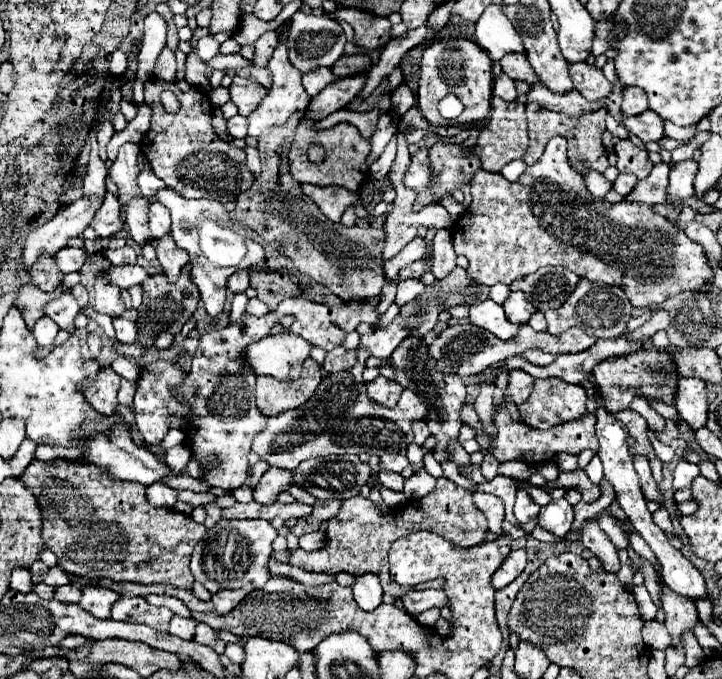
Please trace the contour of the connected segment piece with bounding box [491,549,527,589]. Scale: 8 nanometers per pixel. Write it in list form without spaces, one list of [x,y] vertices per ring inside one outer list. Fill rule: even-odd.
[[[515,549],[507,555],[507,559],[501,563],[501,567],[493,573],[493,587],[495,589],[503,589],[507,587],[515,577],[521,575],[521,571],[525,569],[525,563],[527,563],[527,553],[525,549]]]

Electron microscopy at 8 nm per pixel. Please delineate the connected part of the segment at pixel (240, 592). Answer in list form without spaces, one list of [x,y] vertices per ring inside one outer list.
[[[243,588],[238,589],[221,589],[217,593],[213,593],[211,601],[215,605],[215,613],[229,613],[243,597],[246,597],[249,594],[249,591]]]

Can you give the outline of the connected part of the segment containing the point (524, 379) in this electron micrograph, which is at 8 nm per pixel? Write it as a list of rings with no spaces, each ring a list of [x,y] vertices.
[[[517,369],[517,371],[513,371],[511,375],[509,375],[509,385],[507,385],[507,395],[519,405],[519,403],[523,403],[525,399],[527,399],[527,395],[531,395],[531,391],[533,391],[533,377],[531,375],[527,375],[525,371],[521,371],[521,369]]]

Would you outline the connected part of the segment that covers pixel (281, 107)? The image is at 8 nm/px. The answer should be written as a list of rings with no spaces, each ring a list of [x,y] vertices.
[[[285,25],[285,31],[283,31],[283,39],[279,41],[279,45],[275,47],[275,53],[269,61],[269,71],[273,75],[273,87],[269,89],[267,97],[261,101],[261,105],[247,117],[249,121],[249,135],[257,137],[257,131],[263,131],[265,127],[271,127],[271,125],[279,125],[279,117],[277,115],[293,115],[295,111],[305,111],[307,105],[309,105],[309,95],[307,91],[303,89],[301,85],[301,73],[289,63],[289,57],[287,57],[287,31],[289,27]]]

